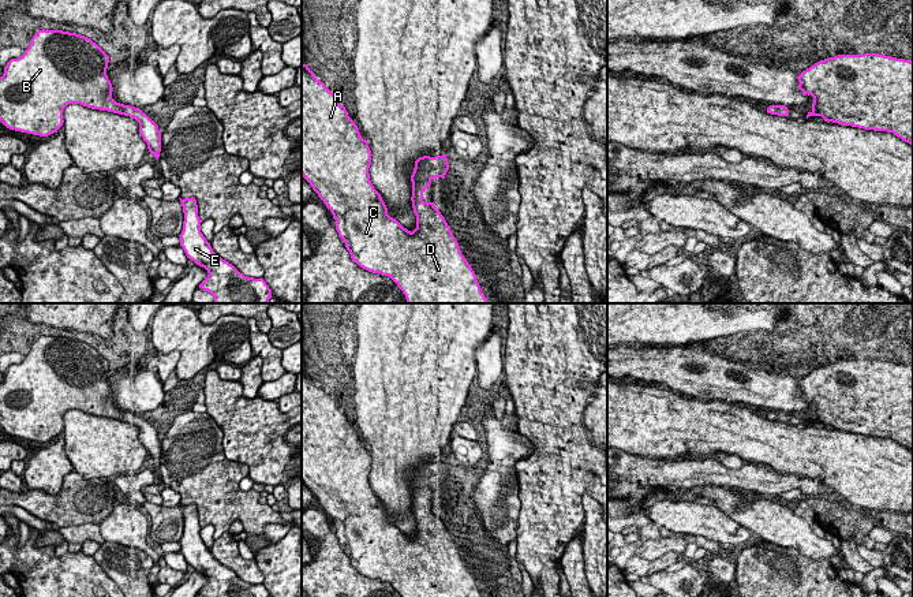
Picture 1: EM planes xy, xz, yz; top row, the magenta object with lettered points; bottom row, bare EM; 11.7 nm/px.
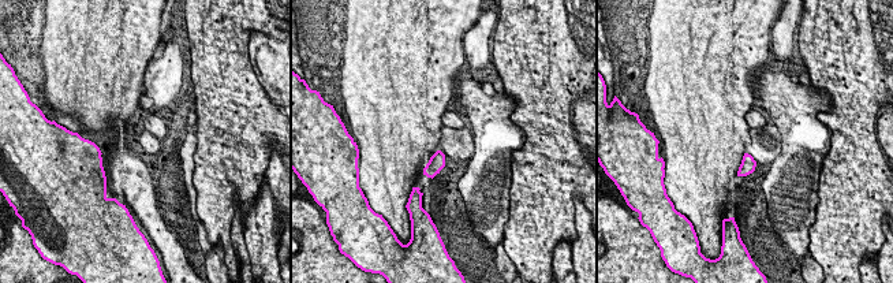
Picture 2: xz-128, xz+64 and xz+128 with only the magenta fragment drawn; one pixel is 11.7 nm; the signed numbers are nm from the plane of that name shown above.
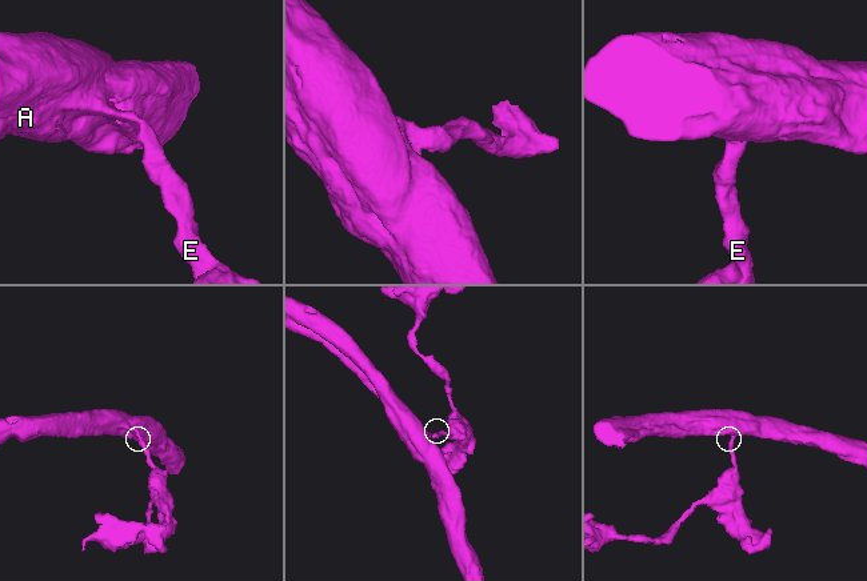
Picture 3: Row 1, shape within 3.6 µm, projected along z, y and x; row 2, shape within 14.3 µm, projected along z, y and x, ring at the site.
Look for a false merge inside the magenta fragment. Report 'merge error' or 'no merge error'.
no merge error

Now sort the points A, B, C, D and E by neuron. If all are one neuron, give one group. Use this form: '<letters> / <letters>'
A B C D E

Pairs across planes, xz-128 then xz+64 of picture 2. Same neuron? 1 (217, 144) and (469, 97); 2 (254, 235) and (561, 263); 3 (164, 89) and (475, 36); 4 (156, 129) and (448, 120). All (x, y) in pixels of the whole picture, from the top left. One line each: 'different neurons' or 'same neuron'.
1: different neurons
2: same neuron
3: same neuron
4: same neuron

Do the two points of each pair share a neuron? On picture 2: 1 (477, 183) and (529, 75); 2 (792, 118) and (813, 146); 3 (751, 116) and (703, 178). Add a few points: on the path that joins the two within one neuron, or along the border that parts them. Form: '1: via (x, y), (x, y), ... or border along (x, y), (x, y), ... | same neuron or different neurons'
1: border along (504, 93), (515, 101), (509, 119), (525, 133) | different neurons
2: via (798, 125), (806, 140) | same neuron
3: border along (751, 108), (746, 115), (748, 127) | different neurons

